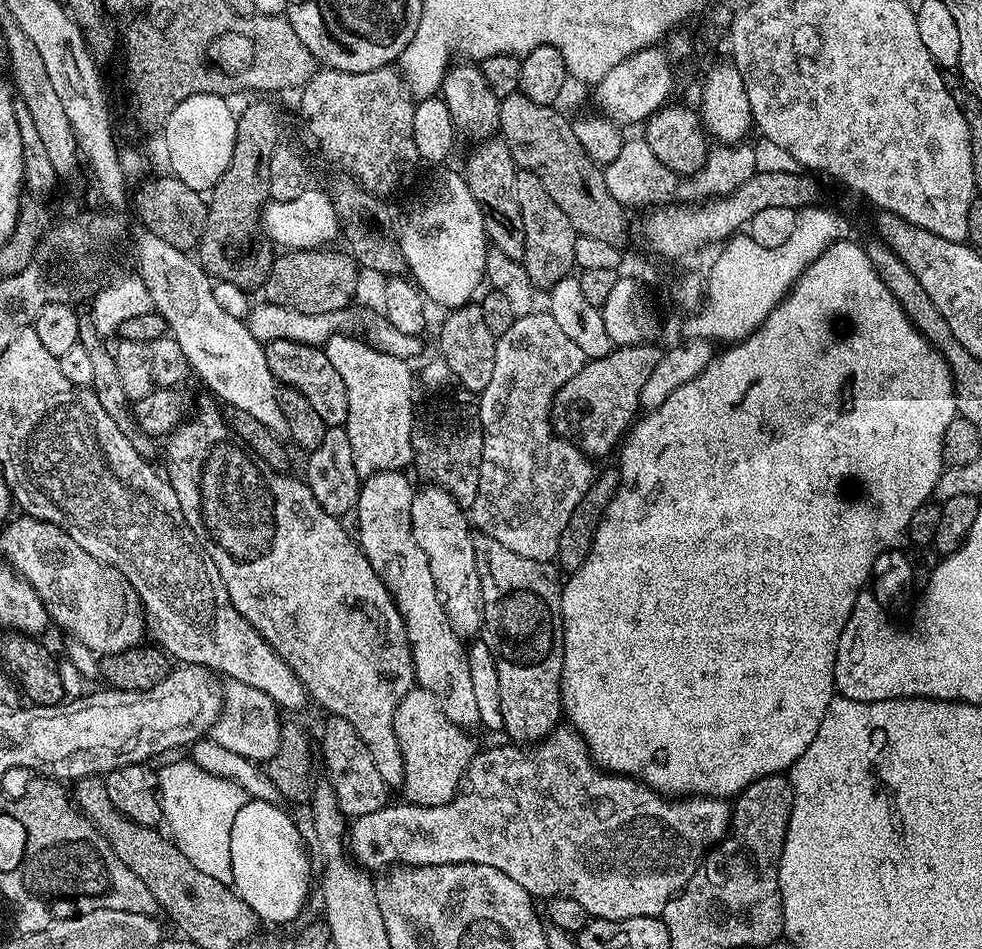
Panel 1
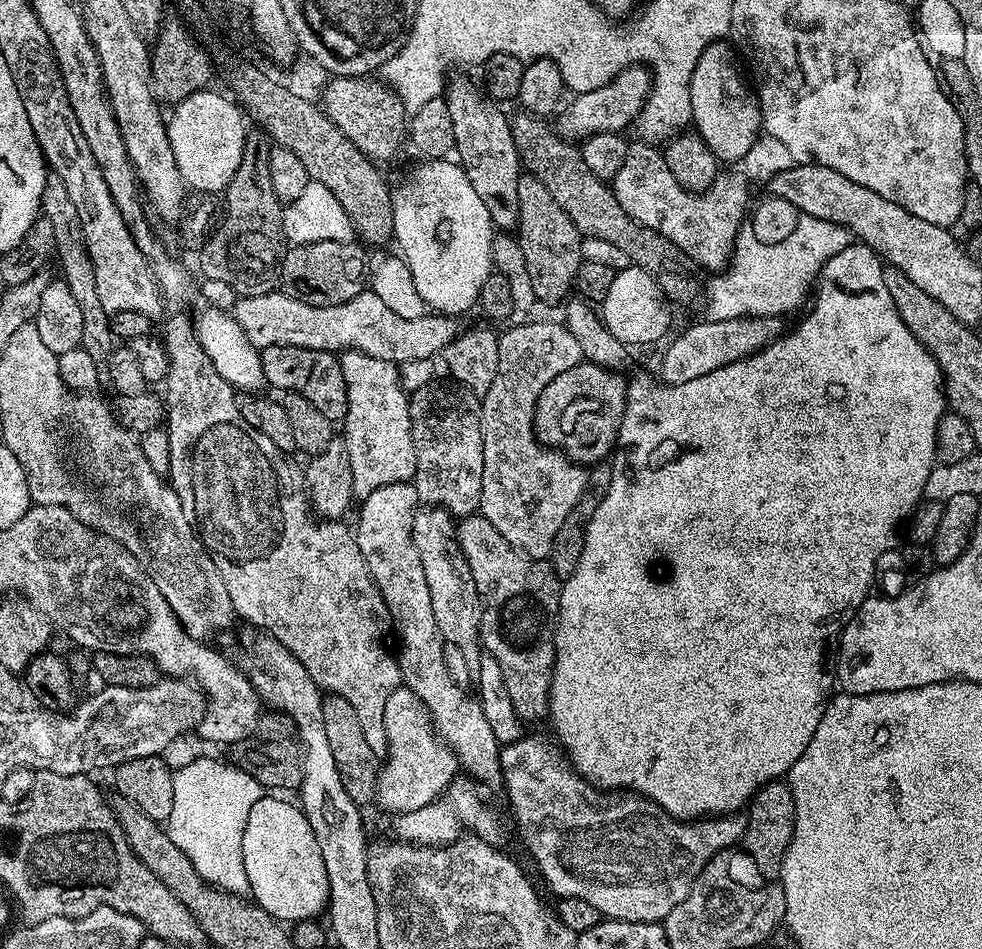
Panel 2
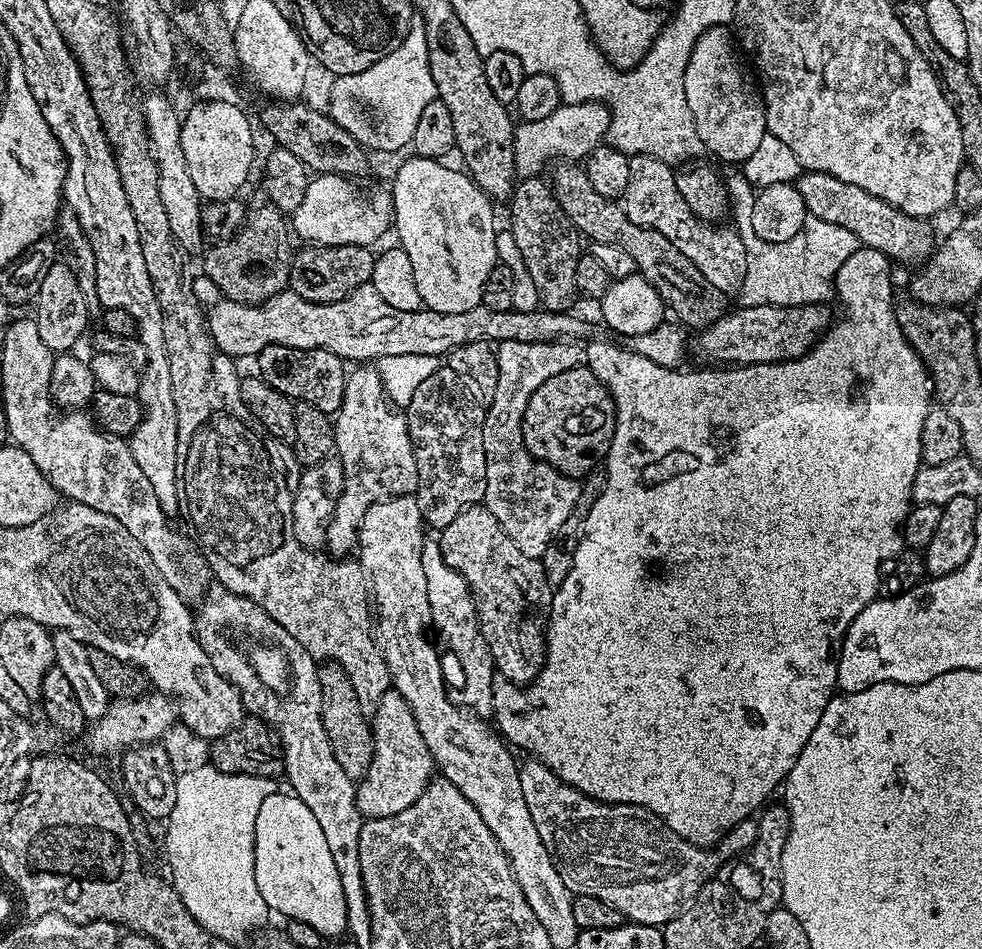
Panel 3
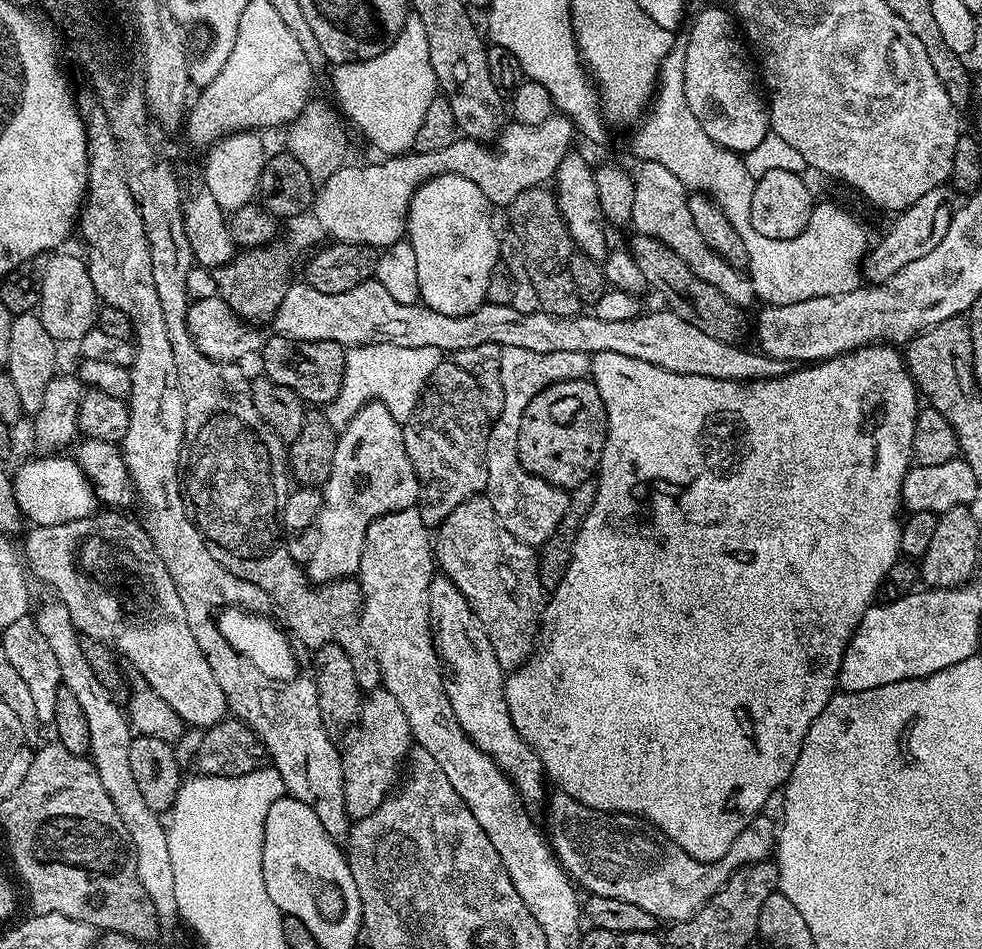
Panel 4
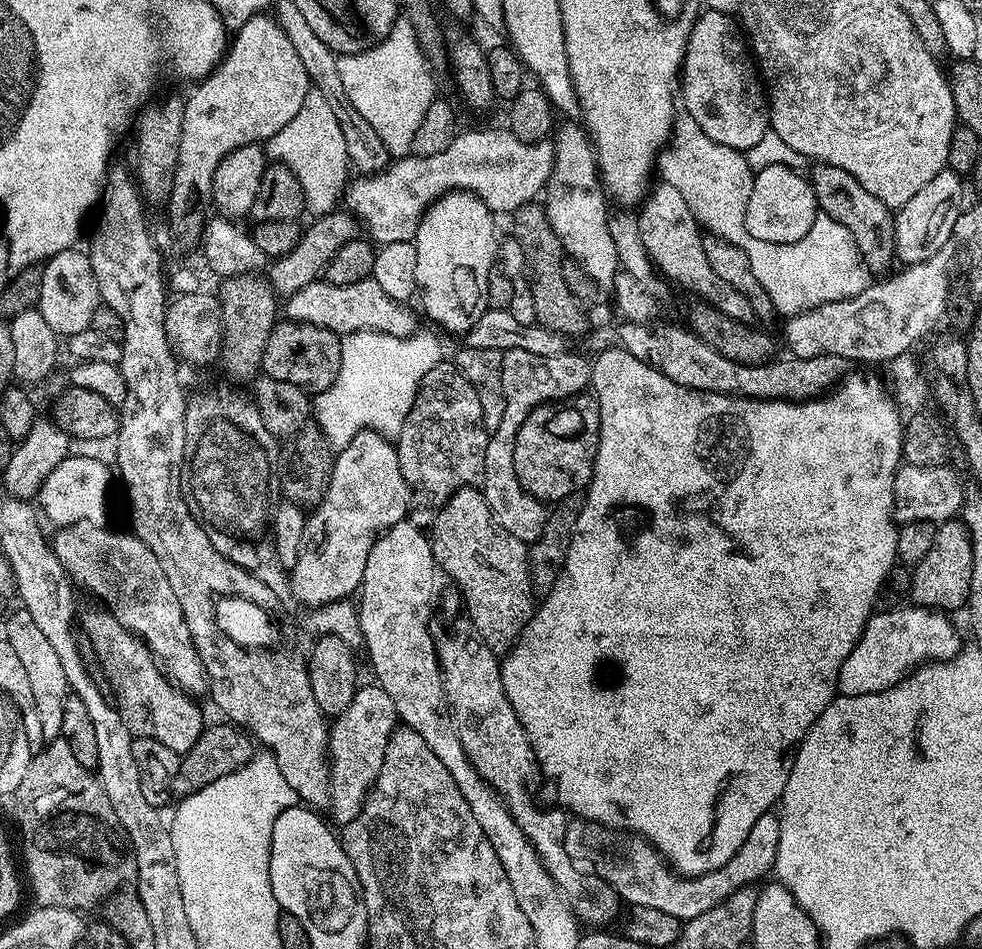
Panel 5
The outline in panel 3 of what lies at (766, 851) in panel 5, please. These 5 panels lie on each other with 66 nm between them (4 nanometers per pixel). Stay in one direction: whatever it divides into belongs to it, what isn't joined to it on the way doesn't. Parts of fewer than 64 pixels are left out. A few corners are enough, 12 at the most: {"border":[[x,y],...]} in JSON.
{"border":[[540,760],[520,768],[562,882],[663,926],[748,851],[738,822],[699,848]]}

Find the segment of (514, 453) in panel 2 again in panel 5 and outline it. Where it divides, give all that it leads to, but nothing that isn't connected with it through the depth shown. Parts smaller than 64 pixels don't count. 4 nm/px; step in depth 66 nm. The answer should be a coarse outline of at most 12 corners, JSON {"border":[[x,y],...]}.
{"border":[[524,412],[489,435],[482,491],[502,530],[530,546],[548,521],[545,501],[514,474]]}

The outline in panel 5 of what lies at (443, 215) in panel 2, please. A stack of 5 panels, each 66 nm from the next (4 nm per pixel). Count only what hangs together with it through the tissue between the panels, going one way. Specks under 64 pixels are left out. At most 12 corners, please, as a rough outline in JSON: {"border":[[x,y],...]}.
{"border":[[452,191],[415,238],[418,299],[463,334],[489,307],[494,213]]}

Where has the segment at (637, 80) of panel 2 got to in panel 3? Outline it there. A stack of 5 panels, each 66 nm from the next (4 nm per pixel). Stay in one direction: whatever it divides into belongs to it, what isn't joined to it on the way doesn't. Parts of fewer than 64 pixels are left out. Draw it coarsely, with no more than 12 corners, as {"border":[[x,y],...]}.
{"border":[[601,101],[561,103],[514,130],[516,173],[585,159],[608,134]]}

